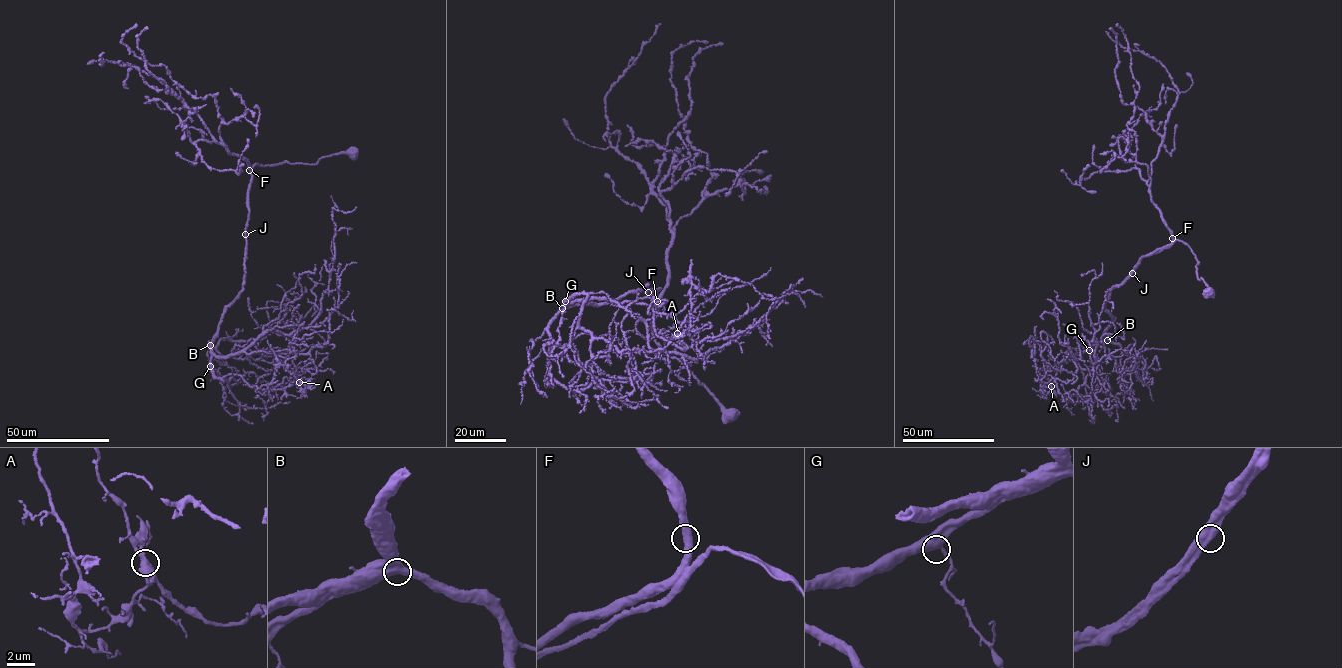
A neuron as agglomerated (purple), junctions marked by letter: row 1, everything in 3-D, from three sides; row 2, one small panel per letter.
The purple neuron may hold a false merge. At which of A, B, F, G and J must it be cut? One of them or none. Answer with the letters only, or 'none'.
A

